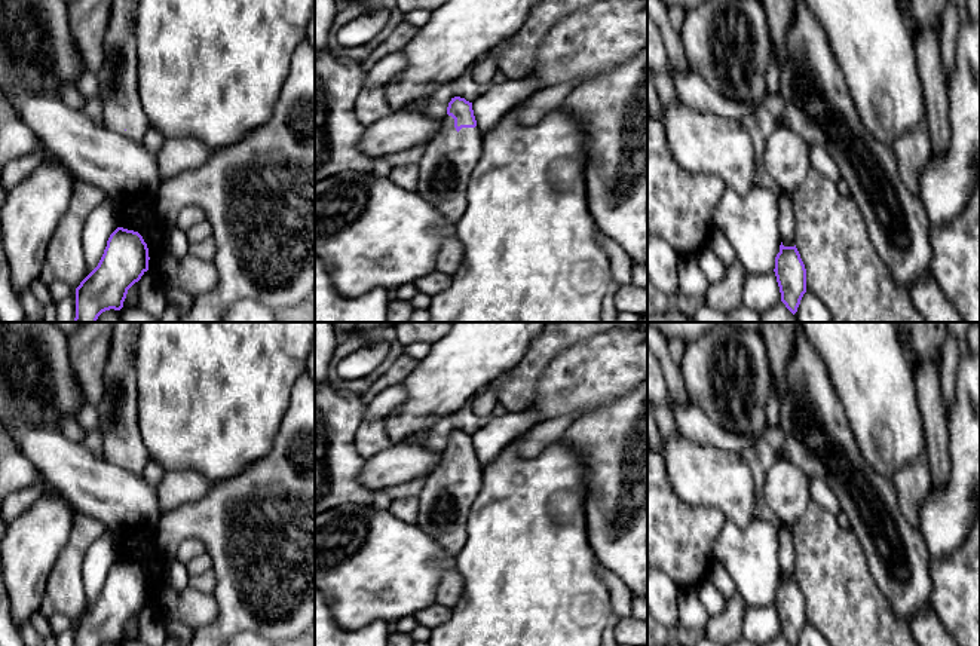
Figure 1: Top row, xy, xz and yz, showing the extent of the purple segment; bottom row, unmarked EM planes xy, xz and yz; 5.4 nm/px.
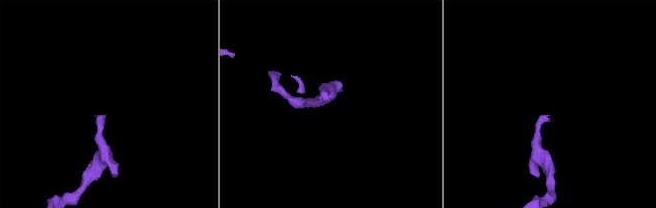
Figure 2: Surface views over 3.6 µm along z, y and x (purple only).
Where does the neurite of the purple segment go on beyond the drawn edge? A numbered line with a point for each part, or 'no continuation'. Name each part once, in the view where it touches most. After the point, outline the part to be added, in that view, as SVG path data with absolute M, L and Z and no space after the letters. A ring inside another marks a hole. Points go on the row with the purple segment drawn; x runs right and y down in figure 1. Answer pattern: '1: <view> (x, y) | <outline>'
1: xz (446, 167) | M445 114L444 131L425 146L420 160L419 195L450 223L457 224L468 208L468 183L483 153L483 137L475 128L454 128Z

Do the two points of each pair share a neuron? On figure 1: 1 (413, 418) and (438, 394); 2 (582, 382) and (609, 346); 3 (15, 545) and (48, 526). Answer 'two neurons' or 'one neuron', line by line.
1: one neuron
2: one neuron
3: one neuron

